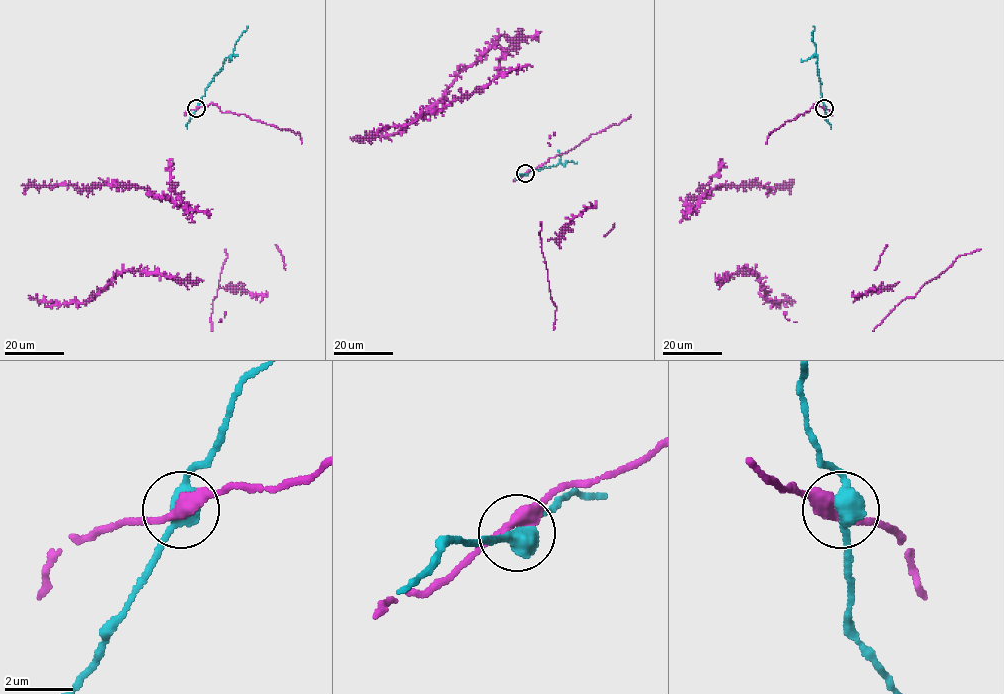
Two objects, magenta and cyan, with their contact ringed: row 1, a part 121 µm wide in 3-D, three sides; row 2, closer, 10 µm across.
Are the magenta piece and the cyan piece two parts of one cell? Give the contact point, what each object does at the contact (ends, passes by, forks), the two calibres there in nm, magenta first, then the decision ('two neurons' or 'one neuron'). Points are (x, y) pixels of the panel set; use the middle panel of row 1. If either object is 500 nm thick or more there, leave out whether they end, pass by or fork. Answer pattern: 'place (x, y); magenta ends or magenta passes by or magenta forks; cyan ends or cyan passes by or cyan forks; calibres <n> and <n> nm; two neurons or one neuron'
place (525, 173); magenta passes by; cyan passes by; calibres 360 and 480 nm; two neurons

